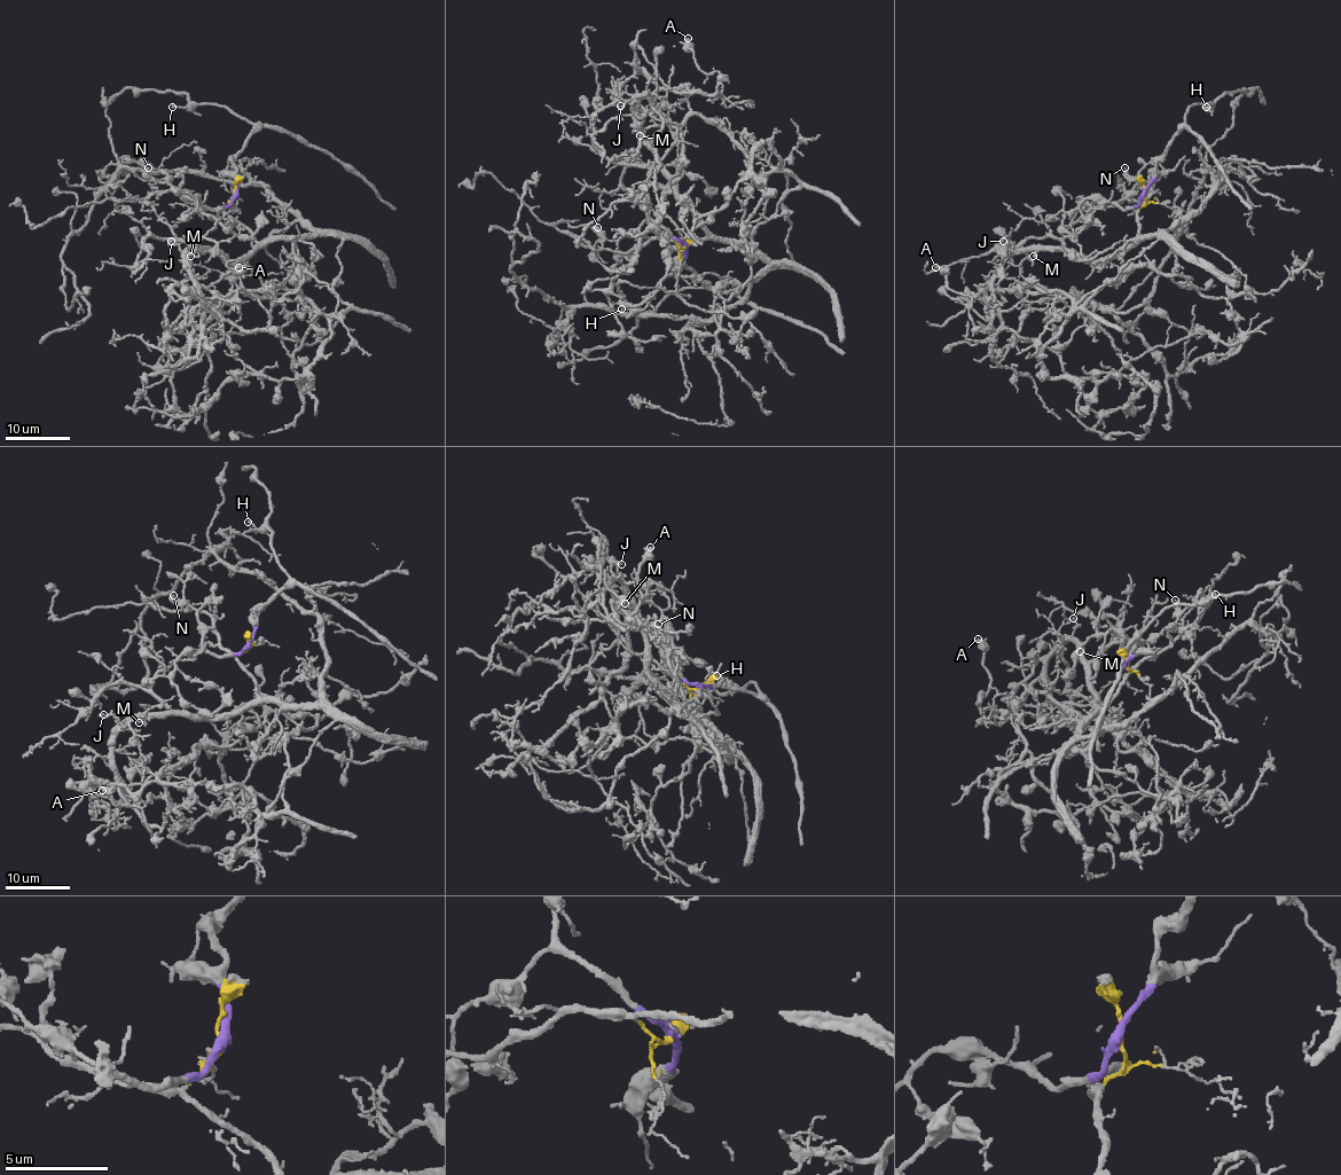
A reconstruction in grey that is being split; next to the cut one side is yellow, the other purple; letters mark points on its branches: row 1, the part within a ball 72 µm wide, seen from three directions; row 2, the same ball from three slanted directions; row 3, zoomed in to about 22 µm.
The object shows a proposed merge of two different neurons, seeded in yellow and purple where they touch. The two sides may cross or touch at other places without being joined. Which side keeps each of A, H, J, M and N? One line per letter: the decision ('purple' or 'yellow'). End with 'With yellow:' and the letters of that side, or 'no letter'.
A: yellow
H: purple
J: yellow
M: yellow
N: purple
With yellow: A, J, M

